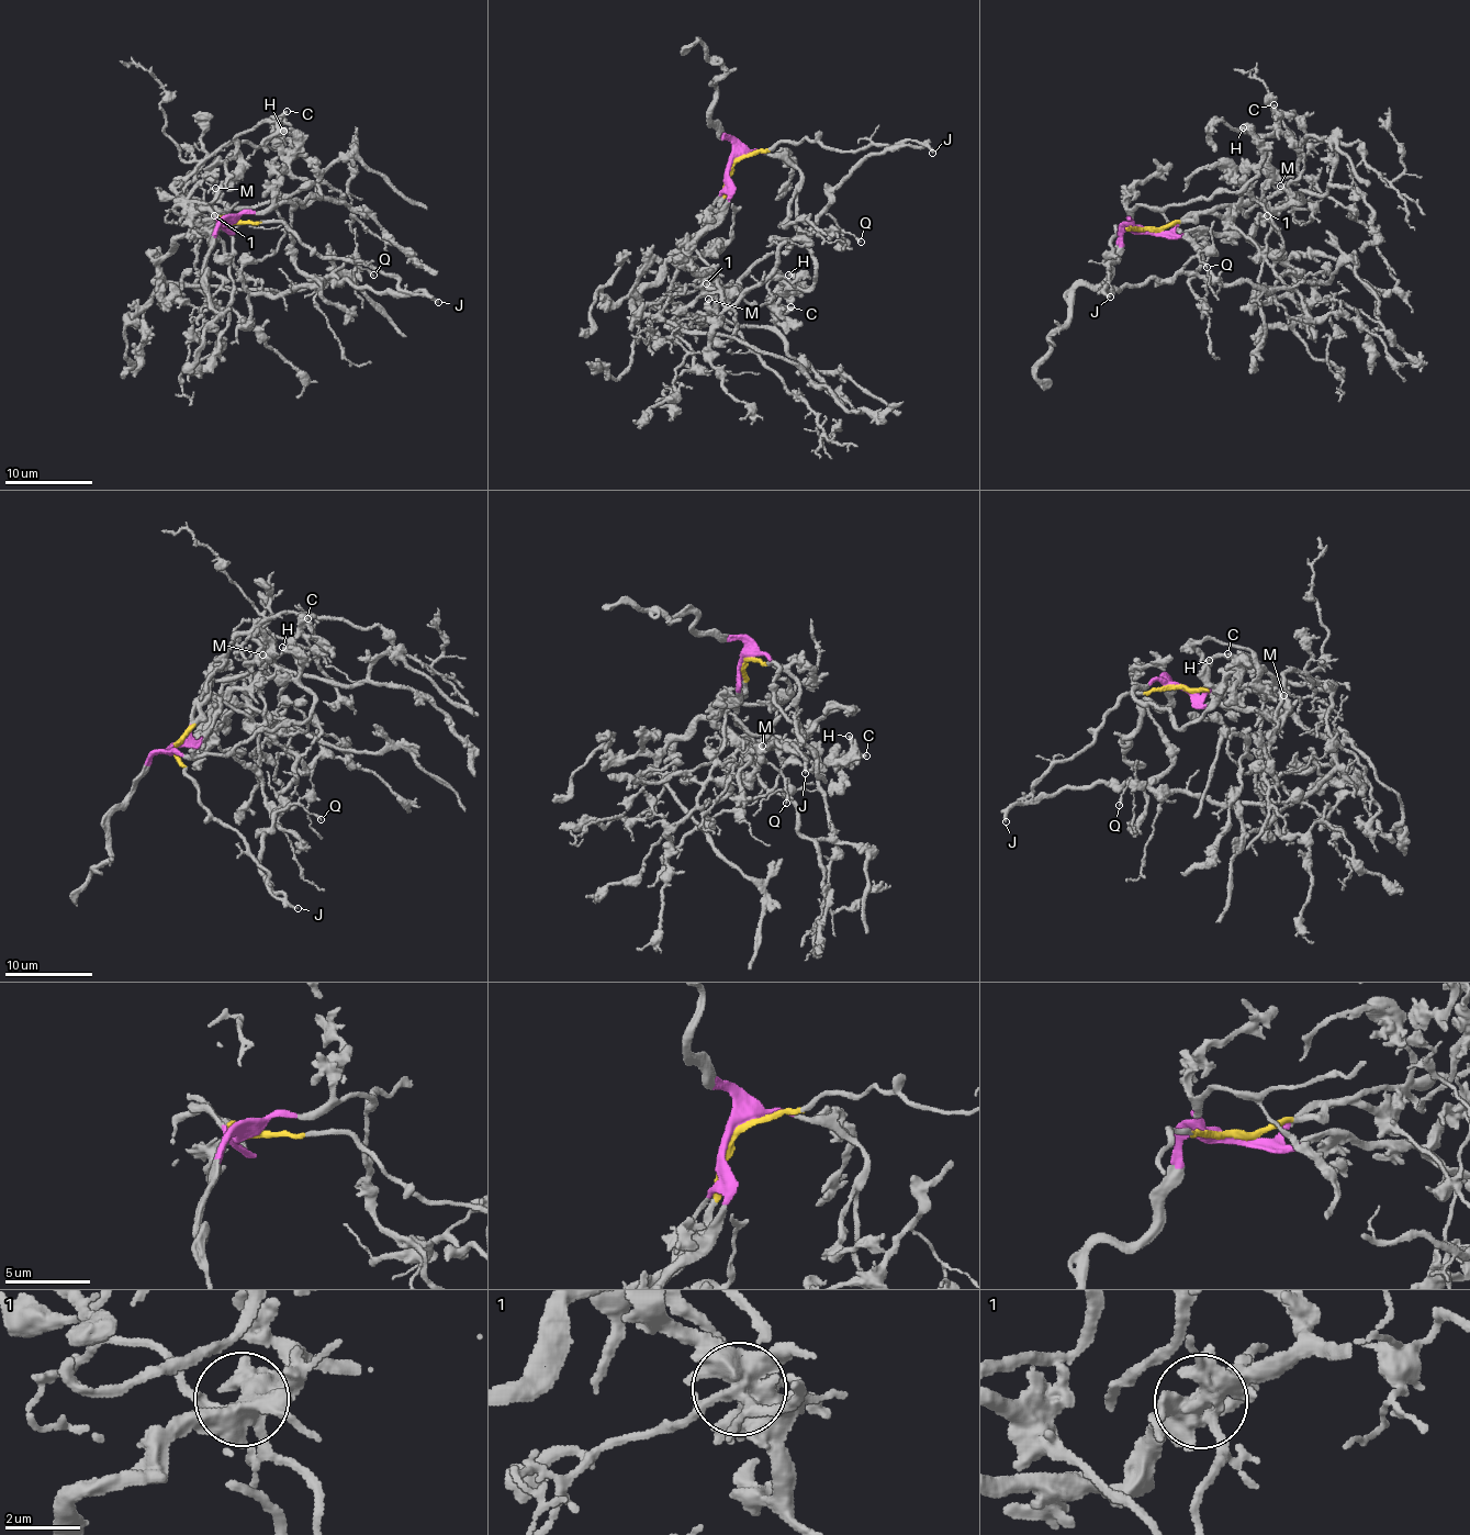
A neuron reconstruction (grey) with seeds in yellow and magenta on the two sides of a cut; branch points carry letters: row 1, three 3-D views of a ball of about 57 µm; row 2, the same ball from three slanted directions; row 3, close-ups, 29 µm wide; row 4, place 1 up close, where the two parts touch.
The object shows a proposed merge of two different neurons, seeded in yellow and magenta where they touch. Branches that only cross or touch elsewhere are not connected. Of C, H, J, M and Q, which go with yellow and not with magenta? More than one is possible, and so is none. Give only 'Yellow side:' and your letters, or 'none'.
Yellow side: J, Q

